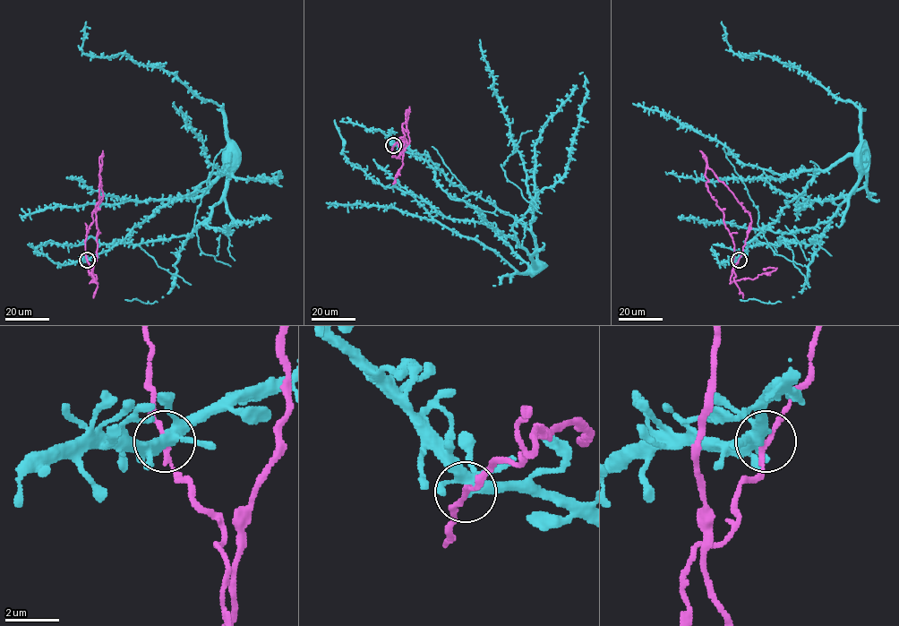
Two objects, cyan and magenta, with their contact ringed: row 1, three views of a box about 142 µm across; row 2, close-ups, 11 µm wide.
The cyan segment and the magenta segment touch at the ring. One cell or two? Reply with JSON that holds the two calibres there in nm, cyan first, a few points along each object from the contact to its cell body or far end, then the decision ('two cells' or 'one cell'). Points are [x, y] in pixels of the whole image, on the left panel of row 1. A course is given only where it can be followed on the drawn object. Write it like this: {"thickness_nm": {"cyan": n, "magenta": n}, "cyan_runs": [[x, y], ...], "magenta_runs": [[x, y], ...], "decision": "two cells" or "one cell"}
{"thickness_nm": {"cyan": 360, "magenta": 180}, "cyan_runs": [[87, 260], [119, 244], [155, 210], [184, 198], [213, 174], [223, 170], [228, 163], [228, 145]], "magenta_runs": [[87, 260], [86, 234], [93, 220], [93, 211], [103, 199], [99, 172], [103, 150]], "decision": "two cells"}

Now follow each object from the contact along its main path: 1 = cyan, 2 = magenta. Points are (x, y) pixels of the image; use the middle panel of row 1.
1: (394, 145), (426, 155), (454, 184), (491, 201), (522, 224), (534, 239), (535, 270)
2: (393, 145), (391, 151), (400, 158), (399, 153), (409, 142), (406, 120), (409, 107)

